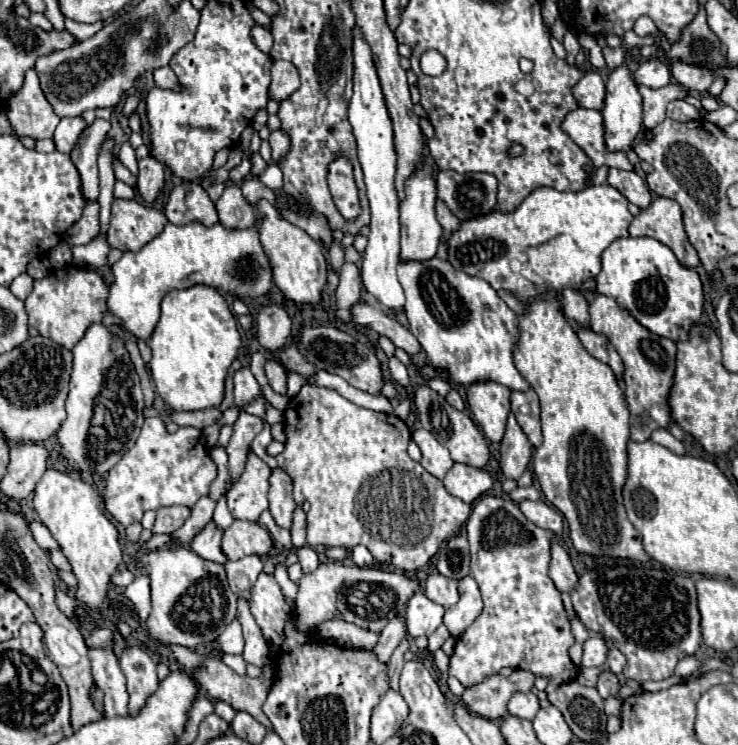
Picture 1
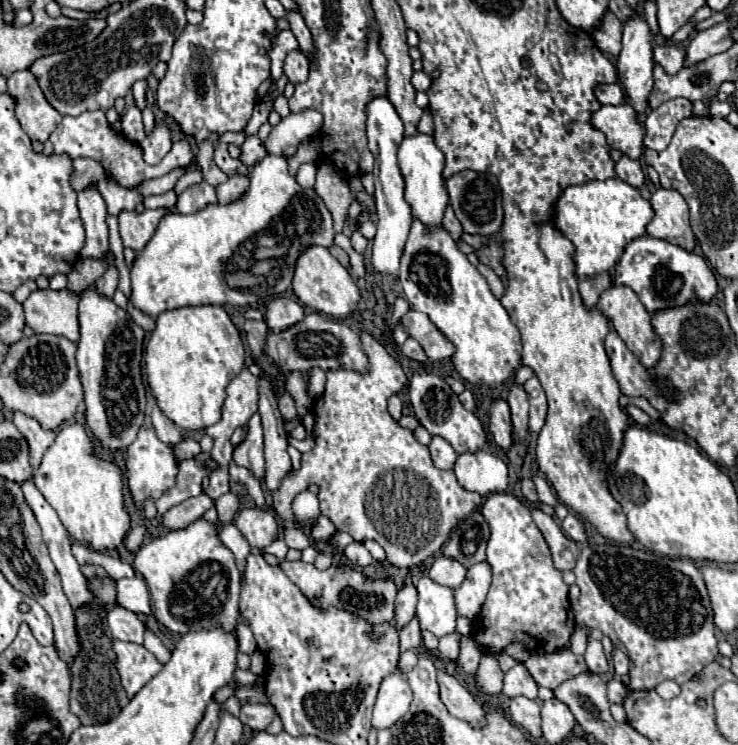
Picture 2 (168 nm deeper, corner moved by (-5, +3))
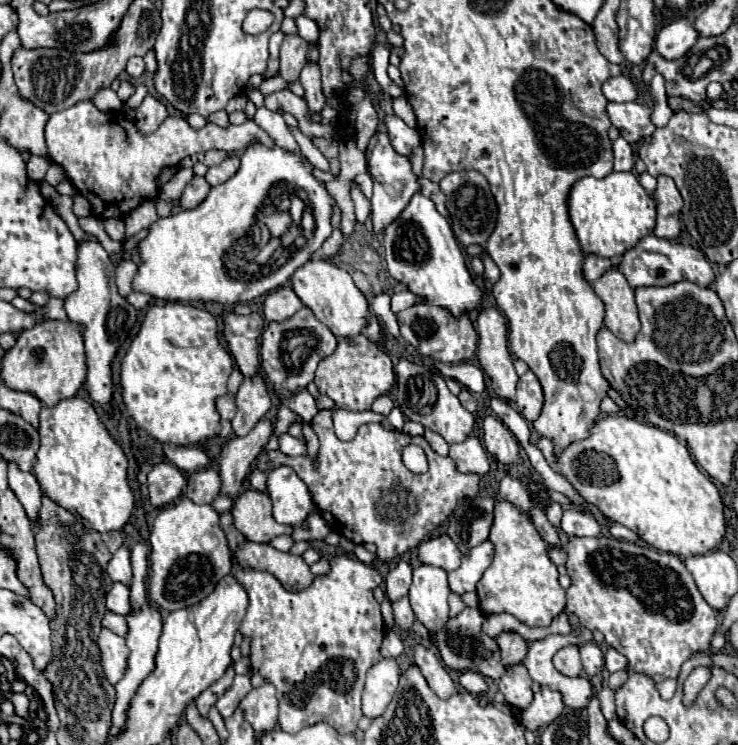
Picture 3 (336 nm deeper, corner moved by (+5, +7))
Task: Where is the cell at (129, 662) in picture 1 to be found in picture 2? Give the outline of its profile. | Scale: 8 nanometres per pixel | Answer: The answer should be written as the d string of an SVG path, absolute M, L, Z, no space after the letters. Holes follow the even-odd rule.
M115 639L113 651L117 655L115 667L121 675L121 685L125 687L129 699L135 693L139 693L141 687L163 669L163 665L155 659L155 655L147 651L143 645Z

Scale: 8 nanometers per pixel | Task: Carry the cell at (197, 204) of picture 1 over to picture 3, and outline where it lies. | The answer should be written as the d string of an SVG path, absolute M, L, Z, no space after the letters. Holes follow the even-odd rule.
M193 177L181 195L181 209L193 209L199 203L203 203L209 189L211 189L211 185L203 177Z

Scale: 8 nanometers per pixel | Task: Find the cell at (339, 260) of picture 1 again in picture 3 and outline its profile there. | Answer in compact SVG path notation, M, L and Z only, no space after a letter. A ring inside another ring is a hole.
M311 137L313 145L327 157L331 165L331 173L339 173L339 143L333 139L323 139L323 137Z

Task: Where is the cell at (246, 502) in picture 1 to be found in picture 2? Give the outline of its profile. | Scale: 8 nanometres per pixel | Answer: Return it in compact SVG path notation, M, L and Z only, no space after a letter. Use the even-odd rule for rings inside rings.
M255 413L249 419L249 431L243 443L235 449L233 459L237 465L247 467L259 481L265 477L265 459L263 459L263 429L261 419Z

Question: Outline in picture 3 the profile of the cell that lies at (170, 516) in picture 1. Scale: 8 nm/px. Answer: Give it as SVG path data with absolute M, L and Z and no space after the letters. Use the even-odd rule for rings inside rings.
M215 467L199 469L199 473L189 475L189 483L185 489L185 497L195 503L211 503L221 491L221 477Z

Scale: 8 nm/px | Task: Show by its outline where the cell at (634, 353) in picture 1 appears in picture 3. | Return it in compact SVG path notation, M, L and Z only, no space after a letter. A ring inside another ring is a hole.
M609 269L593 283L595 293L605 303L605 327L623 341L633 341L641 323L635 305L635 291L619 269Z

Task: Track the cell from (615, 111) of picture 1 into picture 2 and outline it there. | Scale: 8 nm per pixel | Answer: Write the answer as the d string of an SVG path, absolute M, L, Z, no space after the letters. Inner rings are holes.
M637 13L635 19L625 23L623 49L617 57L617 79L619 79L619 85L623 87L625 103L631 105L637 115L643 115L647 109L647 95L651 95L651 87L653 87L653 75L651 75L653 67L655 67L655 63L653 63L653 35L649 33L649 27L643 21L643 17Z

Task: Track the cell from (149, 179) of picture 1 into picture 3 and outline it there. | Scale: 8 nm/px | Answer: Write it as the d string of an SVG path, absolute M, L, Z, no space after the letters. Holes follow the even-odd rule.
M147 95L141 103L141 107L135 111L135 123L139 127L139 131L143 133L151 133L155 131L167 117L167 107L165 103L161 103L159 99L155 99L153 95Z

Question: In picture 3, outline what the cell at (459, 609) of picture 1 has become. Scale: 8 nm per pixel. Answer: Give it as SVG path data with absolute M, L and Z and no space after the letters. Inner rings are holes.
M485 541L463 555L461 565L449 573L449 587L453 593L461 595L465 591L473 591L483 571L493 561L493 543Z

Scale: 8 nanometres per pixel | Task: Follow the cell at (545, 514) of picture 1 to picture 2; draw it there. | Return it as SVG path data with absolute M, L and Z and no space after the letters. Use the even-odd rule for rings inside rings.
M569 513L563 521L561 521L561 529L563 529L563 533L567 535L567 537L571 537L573 541L587 541L587 533L585 533L585 529L583 529L583 523L581 523L581 519L577 517L577 515L573 515L573 513Z

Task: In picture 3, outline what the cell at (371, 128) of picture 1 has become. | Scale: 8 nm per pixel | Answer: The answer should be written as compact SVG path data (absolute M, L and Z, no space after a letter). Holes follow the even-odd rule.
M375 133L371 137L366 158L368 171L373 179L373 196L371 198L373 229L383 231L389 223L399 217L401 211L408 205L413 193L419 191L419 181L417 181L417 175L411 169L409 157L397 155L397 151L393 149L387 133Z

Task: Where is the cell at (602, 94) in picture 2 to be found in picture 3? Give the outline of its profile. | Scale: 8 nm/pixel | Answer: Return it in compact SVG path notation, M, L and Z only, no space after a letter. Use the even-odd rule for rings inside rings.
M619 75L619 77L611 77L609 81L605 81L603 85L603 93L609 101L635 101L639 91L637 91L637 85L631 81L631 77L625 77L625 75Z

